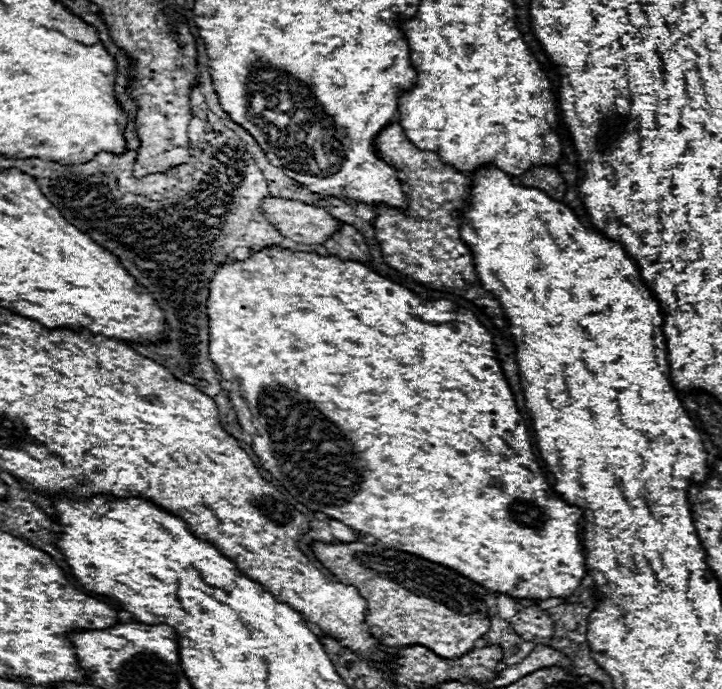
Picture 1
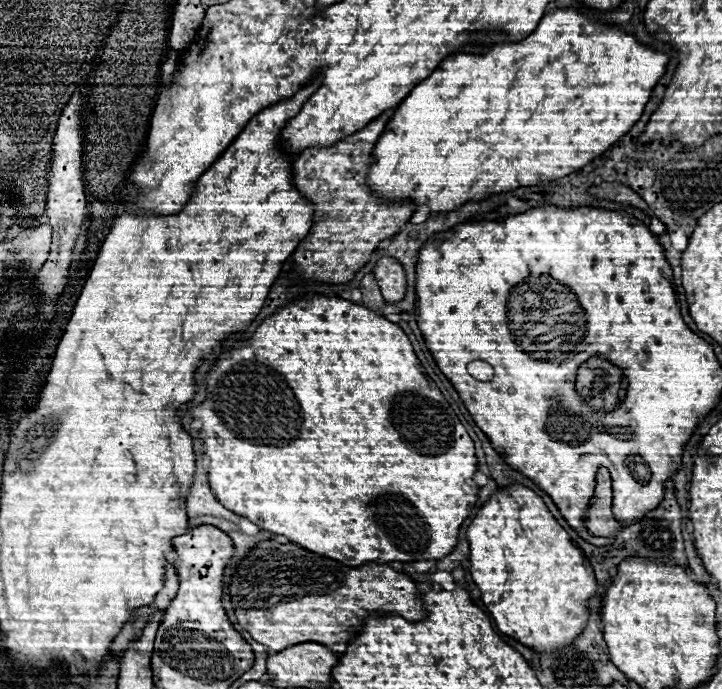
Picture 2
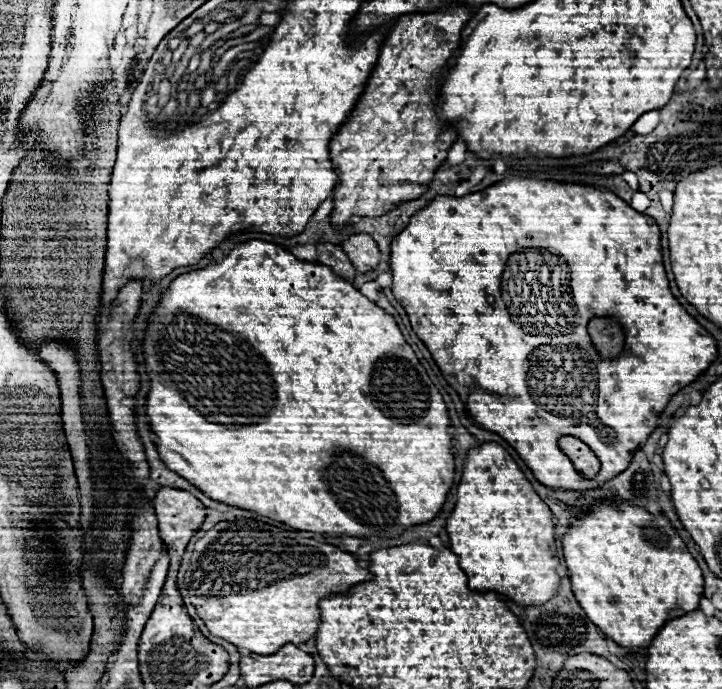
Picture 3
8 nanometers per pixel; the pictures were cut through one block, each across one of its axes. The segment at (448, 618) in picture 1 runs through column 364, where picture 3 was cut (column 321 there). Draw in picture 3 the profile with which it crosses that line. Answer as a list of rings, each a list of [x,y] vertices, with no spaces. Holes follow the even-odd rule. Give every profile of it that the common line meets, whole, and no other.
[[[256,516],[218,522],[212,530],[208,530],[204,538],[196,542],[190,564],[182,564],[178,572],[178,586],[182,596],[194,604],[210,634],[220,636],[238,648],[268,656],[288,642],[300,646],[312,640],[322,622],[318,608],[320,600],[330,598],[332,594],[344,594],[352,586],[368,582],[370,578],[372,574],[362,568],[352,554],[342,552],[332,544],[304,538],[302,532],[280,522],[272,522],[270,518]]]

